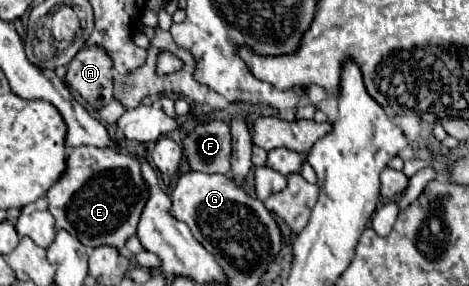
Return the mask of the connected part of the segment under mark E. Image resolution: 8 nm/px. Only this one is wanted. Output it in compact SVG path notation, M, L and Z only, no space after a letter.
M79 146L67 154L67 170L47 192L55 228L63 228L87 248L111 246L121 250L135 236L139 216L149 200L149 186L141 176L141 162L119 148Z

